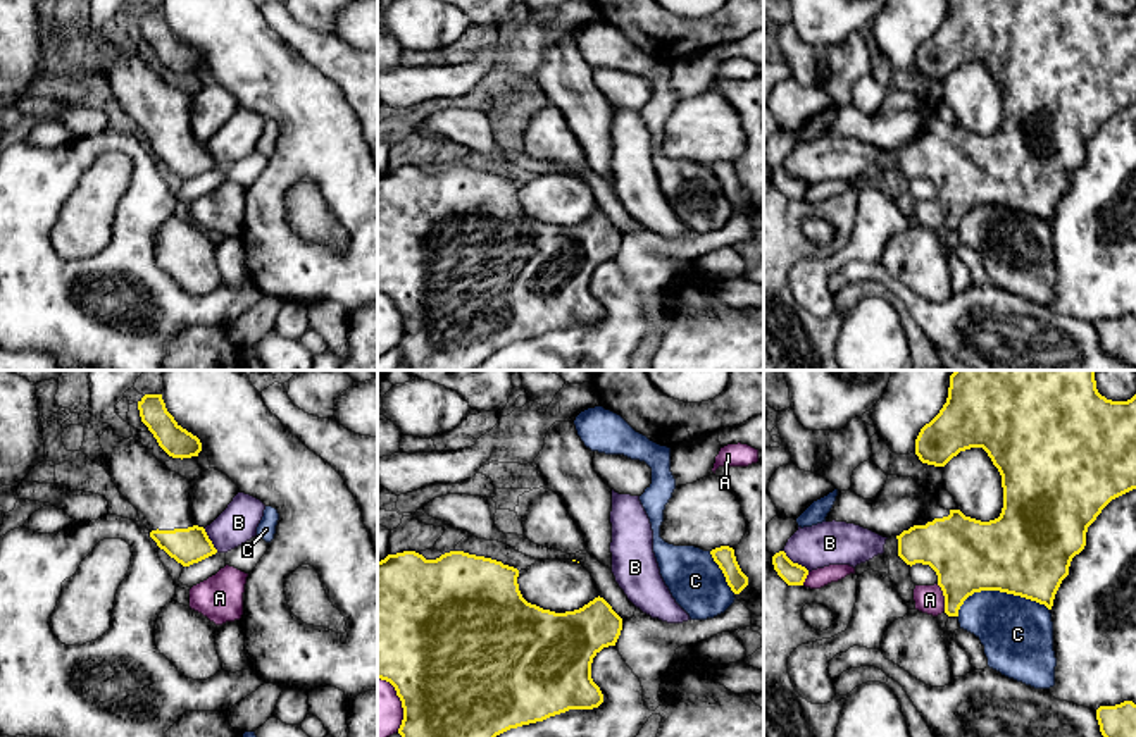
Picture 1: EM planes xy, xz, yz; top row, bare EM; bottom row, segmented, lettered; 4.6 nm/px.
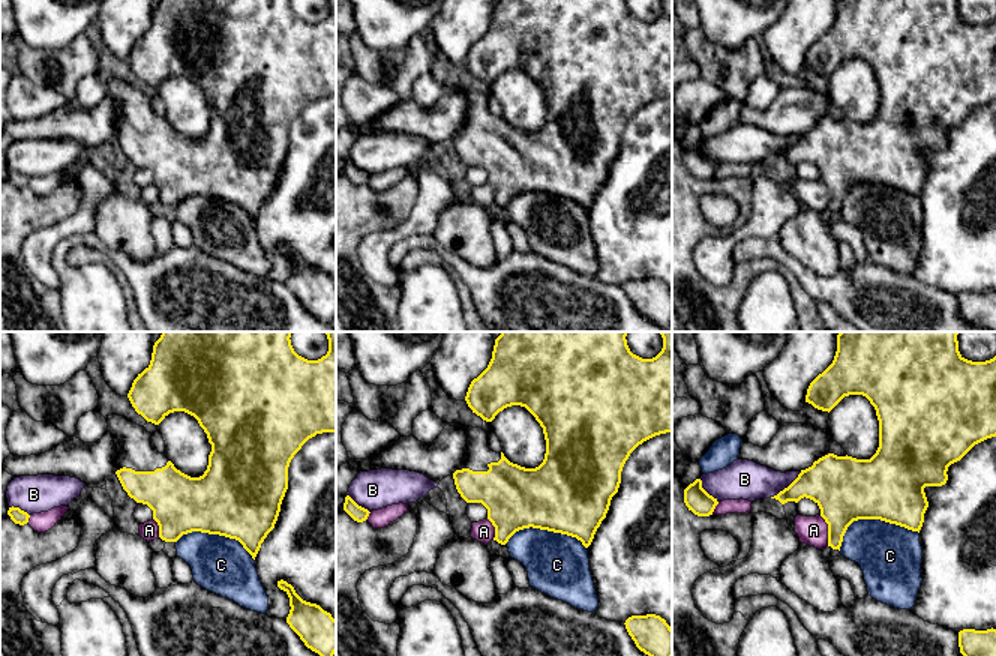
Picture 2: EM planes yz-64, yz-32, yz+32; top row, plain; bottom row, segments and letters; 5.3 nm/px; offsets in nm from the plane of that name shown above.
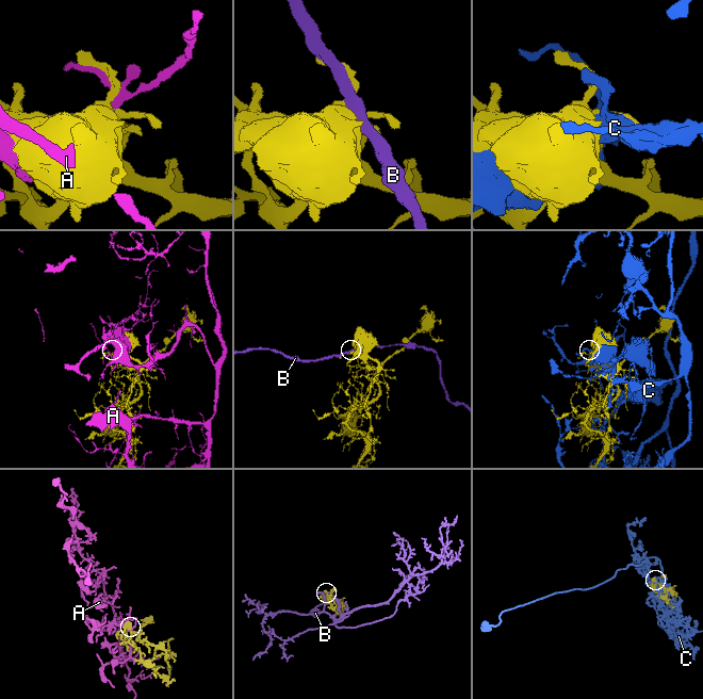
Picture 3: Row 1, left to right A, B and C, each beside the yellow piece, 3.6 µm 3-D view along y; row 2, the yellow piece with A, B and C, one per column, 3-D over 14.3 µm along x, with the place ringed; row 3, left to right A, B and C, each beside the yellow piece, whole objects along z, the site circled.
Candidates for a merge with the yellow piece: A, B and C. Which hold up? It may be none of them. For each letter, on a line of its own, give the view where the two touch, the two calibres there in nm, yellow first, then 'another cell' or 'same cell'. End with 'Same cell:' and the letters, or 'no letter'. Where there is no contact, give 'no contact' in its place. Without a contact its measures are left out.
A: meets yellow in yz; 340 nm thick on the yellow side, 130 nm on the other; another cell
B: meets yellow in yz; 110 nm thick on the yellow side, 200 nm on the other; another cell
C: meets yellow in yz; 420 nm thick on the yellow side, 340 nm on the other; another cell
Same cell: no letter

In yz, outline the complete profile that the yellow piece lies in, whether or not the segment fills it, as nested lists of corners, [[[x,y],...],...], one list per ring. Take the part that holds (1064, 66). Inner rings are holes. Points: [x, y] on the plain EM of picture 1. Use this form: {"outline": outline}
{"outline": [[[950,0],[939,28],[921,43],[915,69],[922,77],[945,81],[971,62],[983,62],[1002,90],[1000,131],[981,136],[960,124],[945,124],[938,119],[934,100],[924,95],[922,129],[896,150],[898,170],[910,181],[922,177],[936,186],[948,231],[958,231],[964,215],[981,205],[1021,210],[1052,224],[1072,172],[1086,160],[1088,141],[1112,114],[1136,103],[1136,9],[1112,15],[1096,0]]]}

